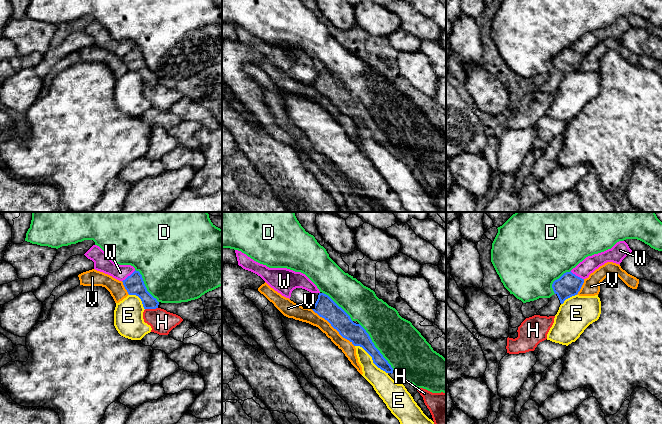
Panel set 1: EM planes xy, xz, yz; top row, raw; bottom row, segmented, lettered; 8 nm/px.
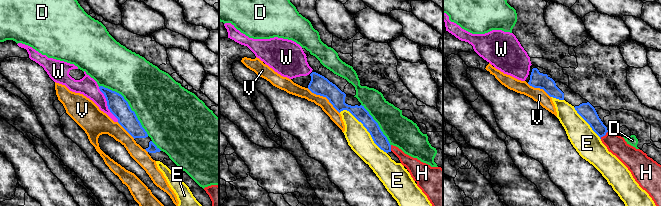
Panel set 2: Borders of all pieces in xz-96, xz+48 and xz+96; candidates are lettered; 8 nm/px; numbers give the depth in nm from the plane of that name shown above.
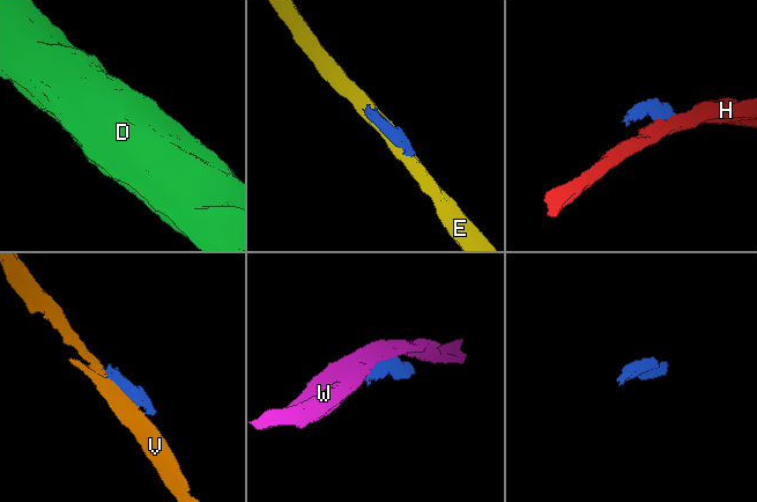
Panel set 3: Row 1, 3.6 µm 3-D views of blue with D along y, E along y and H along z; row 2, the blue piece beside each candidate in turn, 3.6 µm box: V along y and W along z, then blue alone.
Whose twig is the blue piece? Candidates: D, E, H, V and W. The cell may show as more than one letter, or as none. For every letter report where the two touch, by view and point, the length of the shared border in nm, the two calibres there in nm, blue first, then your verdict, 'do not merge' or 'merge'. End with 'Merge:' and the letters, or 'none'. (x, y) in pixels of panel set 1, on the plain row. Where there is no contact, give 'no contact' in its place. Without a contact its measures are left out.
D: xz (374, 122) | 460 nm | 160/360 nm | do not merge
E: xz (372, 135) | 340 nm | 160/170 nm | do not merge
H: xy (151, 84) | 110 nm | 160/190 nm | do not merge
V: xz (333, 103) | 460 nm | 170/120 nm | do not merge
W: xy (128, 52) | 140 nm | 160/140 nm | do not merge
Merge: none

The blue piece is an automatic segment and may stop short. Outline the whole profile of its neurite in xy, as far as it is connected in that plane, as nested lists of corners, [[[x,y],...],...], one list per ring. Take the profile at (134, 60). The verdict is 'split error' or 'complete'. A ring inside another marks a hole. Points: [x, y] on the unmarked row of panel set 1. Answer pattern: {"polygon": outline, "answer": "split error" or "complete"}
{"polygon": [[[134,47],[130,52],[122,57],[129,71],[138,72],[144,85],[156,85],[159,78],[148,67],[139,47]]], "answer": "complete"}

